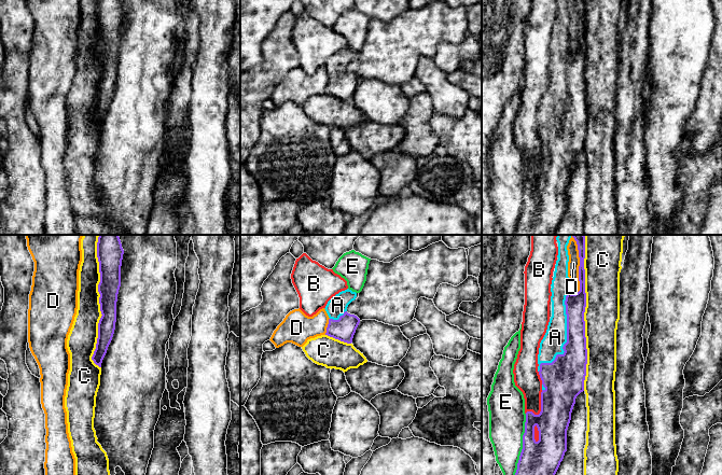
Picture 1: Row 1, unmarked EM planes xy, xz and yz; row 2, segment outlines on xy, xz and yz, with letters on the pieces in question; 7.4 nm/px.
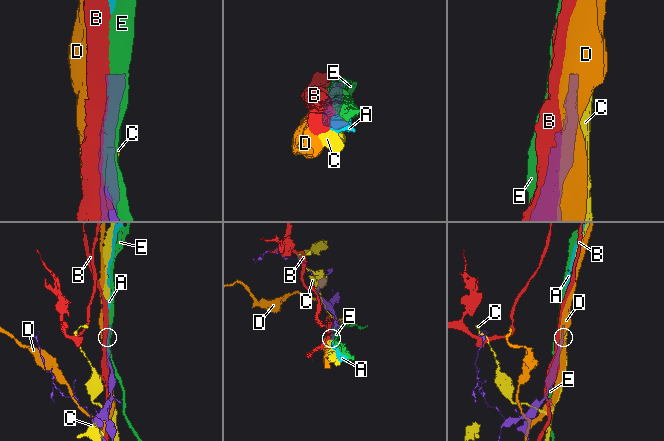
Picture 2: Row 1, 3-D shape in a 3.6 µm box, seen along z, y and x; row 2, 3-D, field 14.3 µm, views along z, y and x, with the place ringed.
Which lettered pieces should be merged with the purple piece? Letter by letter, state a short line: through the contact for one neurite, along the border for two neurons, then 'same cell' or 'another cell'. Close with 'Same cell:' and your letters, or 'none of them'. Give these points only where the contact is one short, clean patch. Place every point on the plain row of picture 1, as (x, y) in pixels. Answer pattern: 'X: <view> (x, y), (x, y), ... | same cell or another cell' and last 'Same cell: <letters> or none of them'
A: same cell
B: another cell
C: another cell
D: another cell
E: another cell
Same cell: A

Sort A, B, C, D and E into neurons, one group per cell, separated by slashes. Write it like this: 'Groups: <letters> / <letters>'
Groups: A / B / C / D / E

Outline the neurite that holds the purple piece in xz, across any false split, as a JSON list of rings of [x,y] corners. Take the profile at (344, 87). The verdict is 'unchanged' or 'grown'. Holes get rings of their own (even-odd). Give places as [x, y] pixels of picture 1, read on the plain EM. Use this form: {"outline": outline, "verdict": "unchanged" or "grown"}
{"outline": [[[347,47],[333,55],[325,65],[329,83],[325,94],[351,102],[360,78],[347,71],[348,64],[355,59],[357,52]]], "verdict": "grown"}

